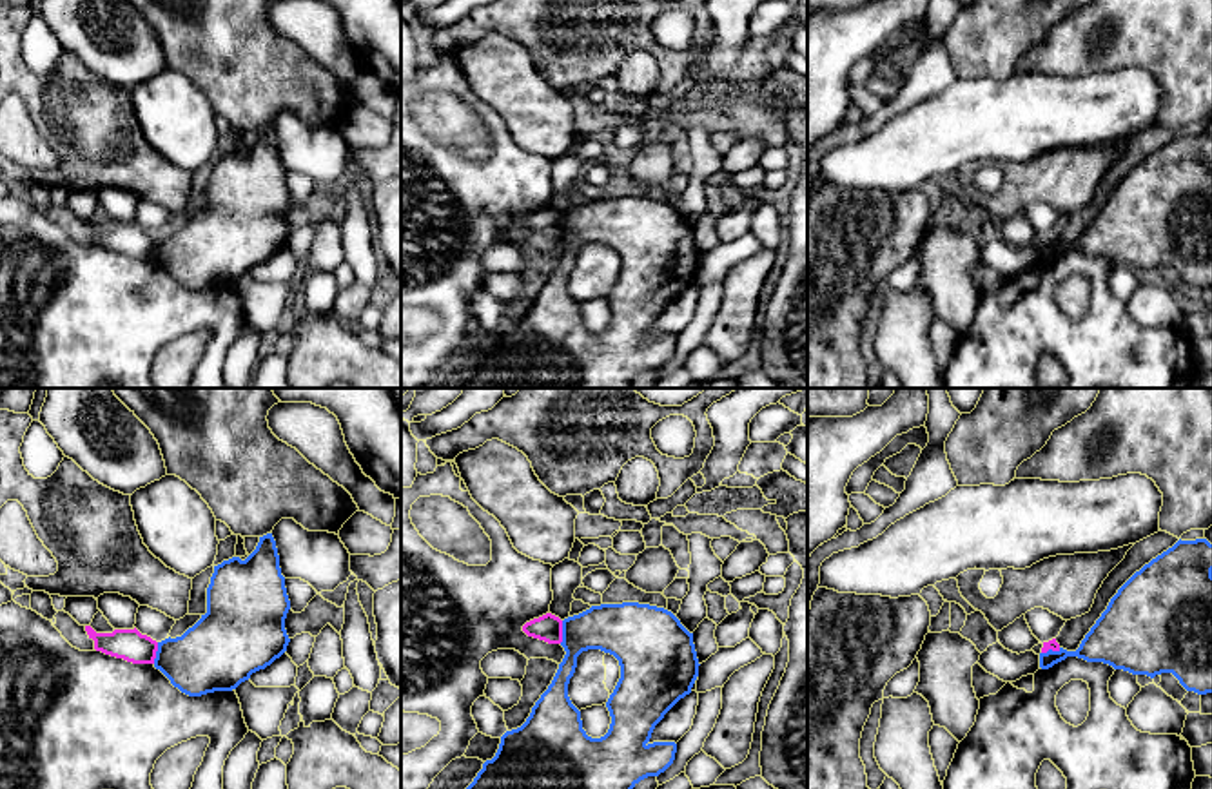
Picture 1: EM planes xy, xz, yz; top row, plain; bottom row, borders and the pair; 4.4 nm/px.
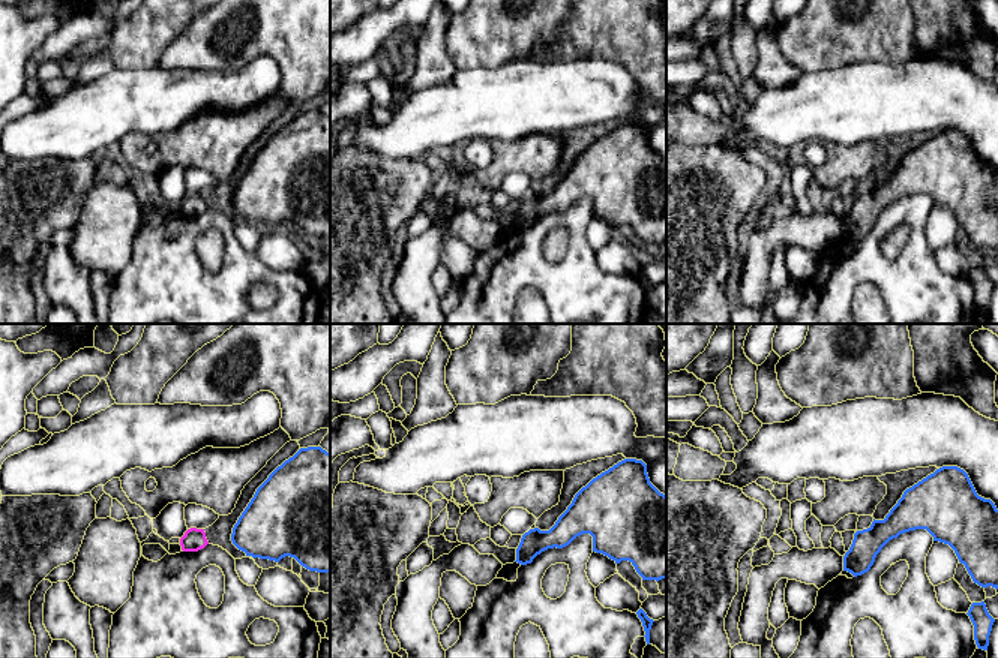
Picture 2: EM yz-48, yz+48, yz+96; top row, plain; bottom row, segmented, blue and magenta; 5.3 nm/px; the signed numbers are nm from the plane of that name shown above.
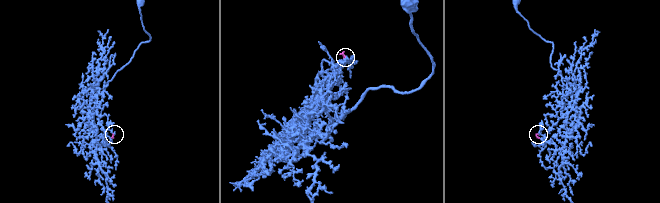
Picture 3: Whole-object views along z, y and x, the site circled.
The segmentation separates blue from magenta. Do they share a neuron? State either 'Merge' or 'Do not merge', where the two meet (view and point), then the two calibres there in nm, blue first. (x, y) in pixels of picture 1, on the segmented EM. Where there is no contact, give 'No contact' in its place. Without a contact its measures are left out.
Do not merge. Touches blue at xz (563, 632). Thickness 220 nm (blue) against 120 nm

